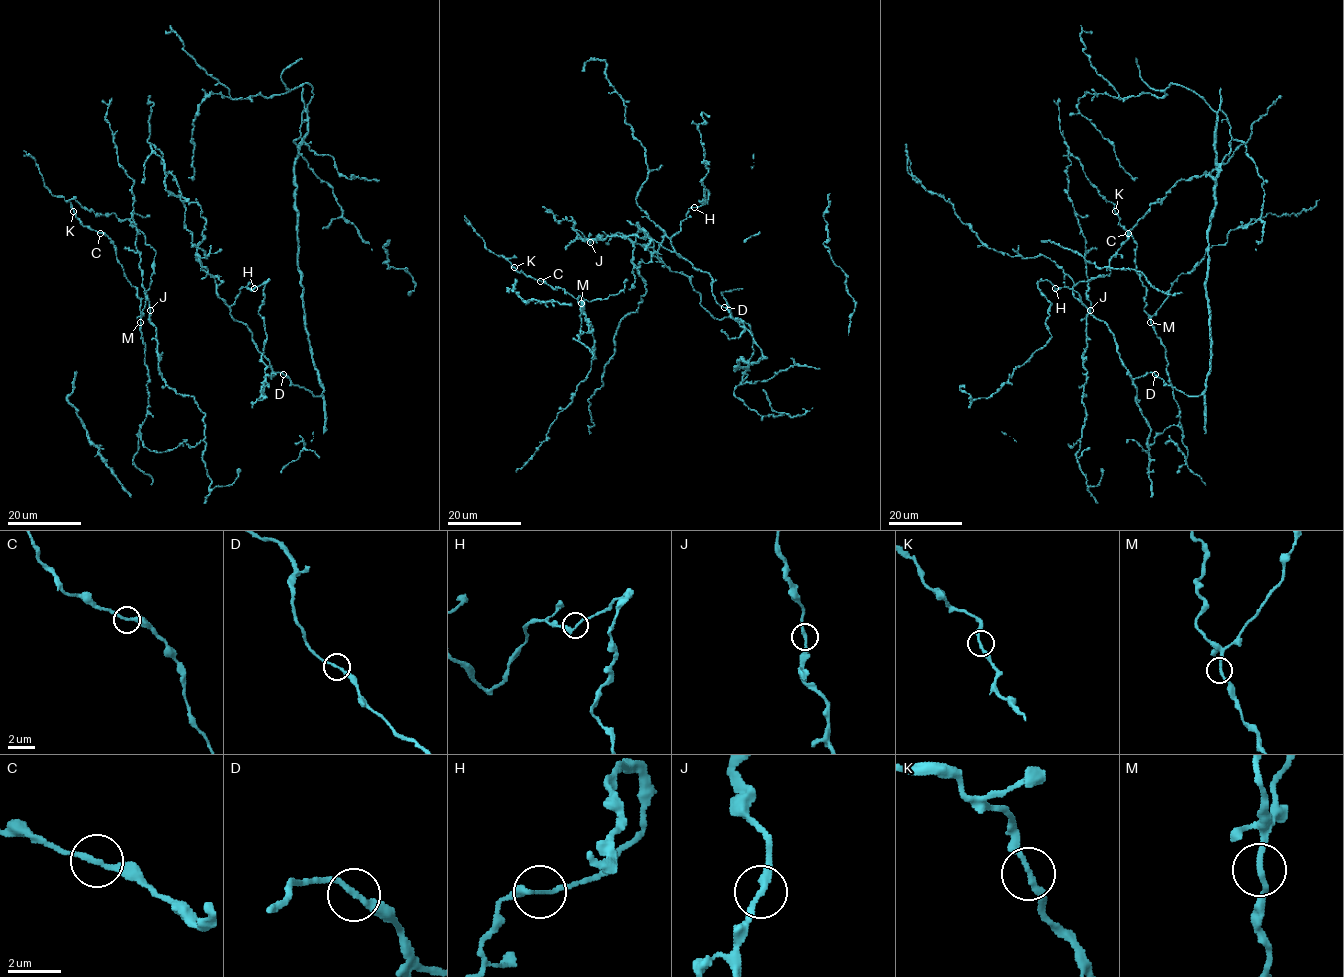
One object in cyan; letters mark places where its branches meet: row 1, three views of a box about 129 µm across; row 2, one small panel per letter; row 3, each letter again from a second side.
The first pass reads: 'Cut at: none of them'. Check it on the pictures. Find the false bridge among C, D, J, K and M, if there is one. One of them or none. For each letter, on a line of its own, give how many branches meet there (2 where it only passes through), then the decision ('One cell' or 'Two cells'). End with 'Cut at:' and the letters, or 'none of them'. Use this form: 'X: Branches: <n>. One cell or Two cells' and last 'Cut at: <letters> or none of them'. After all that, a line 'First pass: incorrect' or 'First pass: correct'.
C: Branches: 2. One cell
D: Branches: 2. One cell
J: Branches: 2. One cell
K: Branches: 2. One cell
M: Branches: 2. One cell
Cut at: none of them
First pass: correct

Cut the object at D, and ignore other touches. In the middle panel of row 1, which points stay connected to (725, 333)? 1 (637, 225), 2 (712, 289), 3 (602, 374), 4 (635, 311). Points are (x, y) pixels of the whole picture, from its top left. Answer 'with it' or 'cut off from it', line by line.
1: with it
2: cut off from it
3: cut off from it
4: cut off from it

